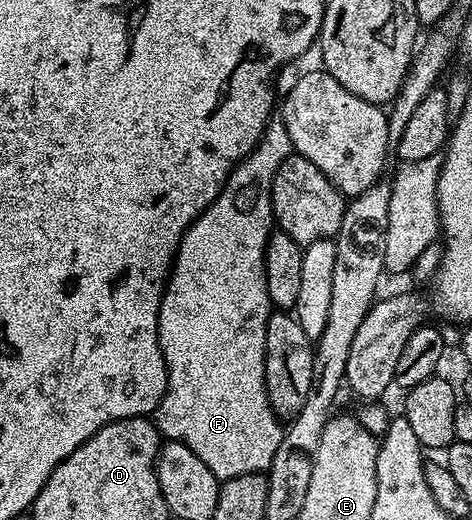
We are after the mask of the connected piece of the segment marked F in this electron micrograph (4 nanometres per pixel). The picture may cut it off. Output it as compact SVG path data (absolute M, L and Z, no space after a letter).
M270 120L265 125L265 134L259 140L257 147L234 166L218 198L185 231L181 238L181 247L177 250L177 257L173 259L173 268L165 287L165 294L161 297L161 307L157 317L157 335L159 336L161 351L165 357L167 388L165 389L165 395L161 397L161 403L157 405L155 411L157 432L162 439L187 444L187 448L191 448L191 452L195 452L195 456L199 456L199 460L203 460L203 464L207 464L207 468L211 468L211 472L219 480L268 471L282 438L283 422L268 400L268 390L265 387L264 380L265 337L267 336L267 322L271 313L271 303L267 296L267 276L265 275L265 246L269 243L269 235L274 233L275 230L273 216L275 172L279 172L283 160L287 160L292 153L294 153L294 149L291 144L291 136L287 136L287 128L279 120Z

